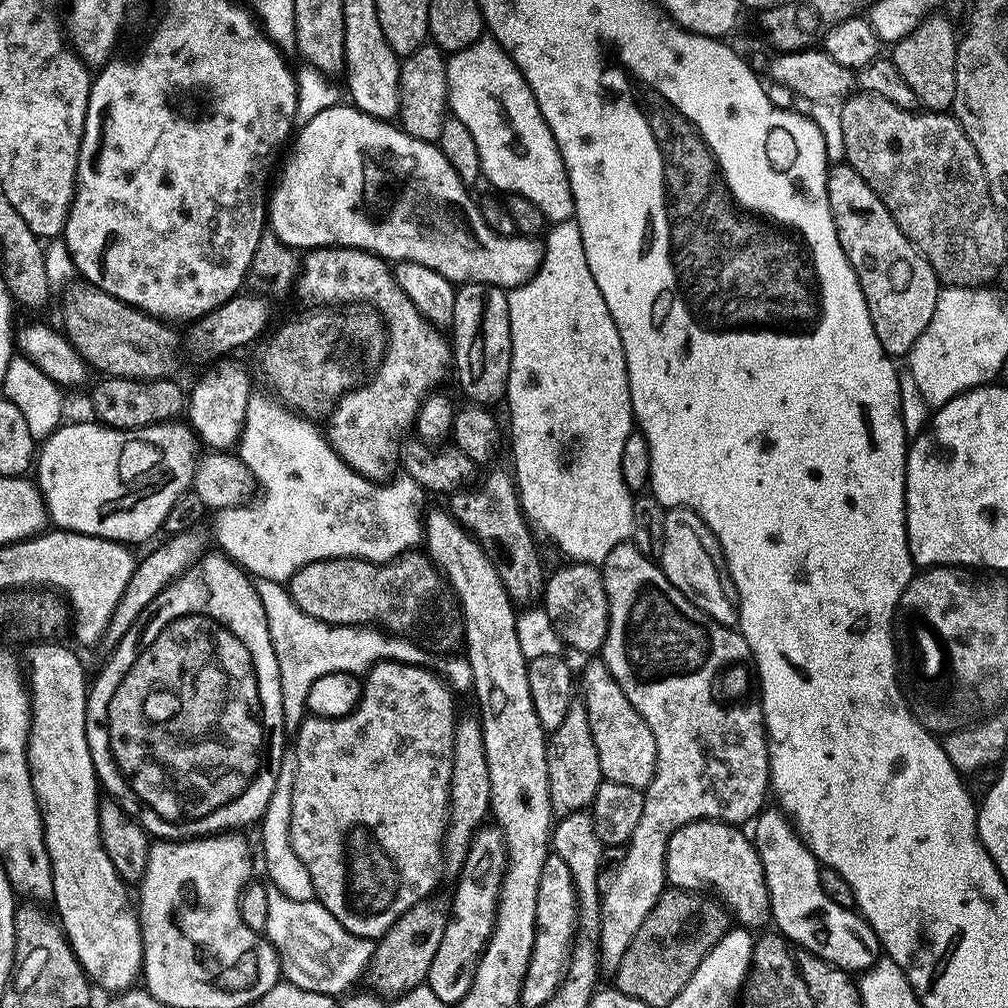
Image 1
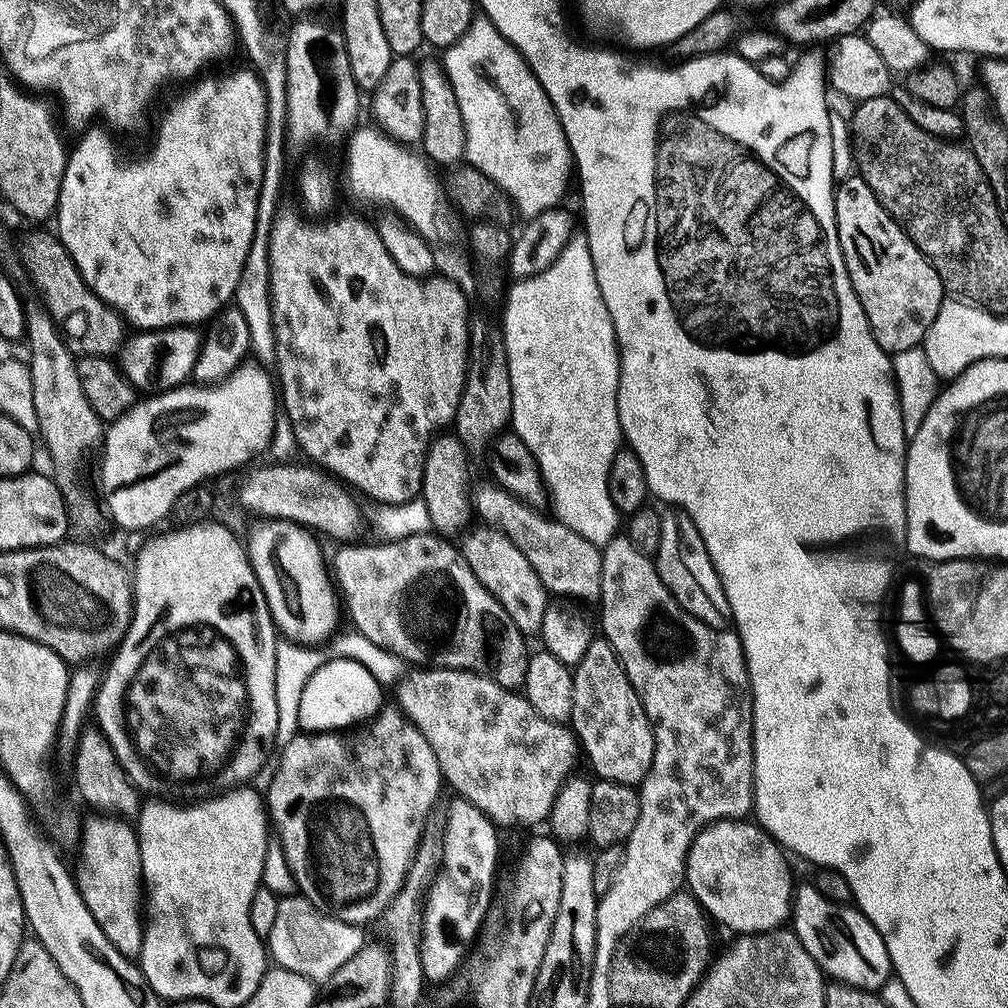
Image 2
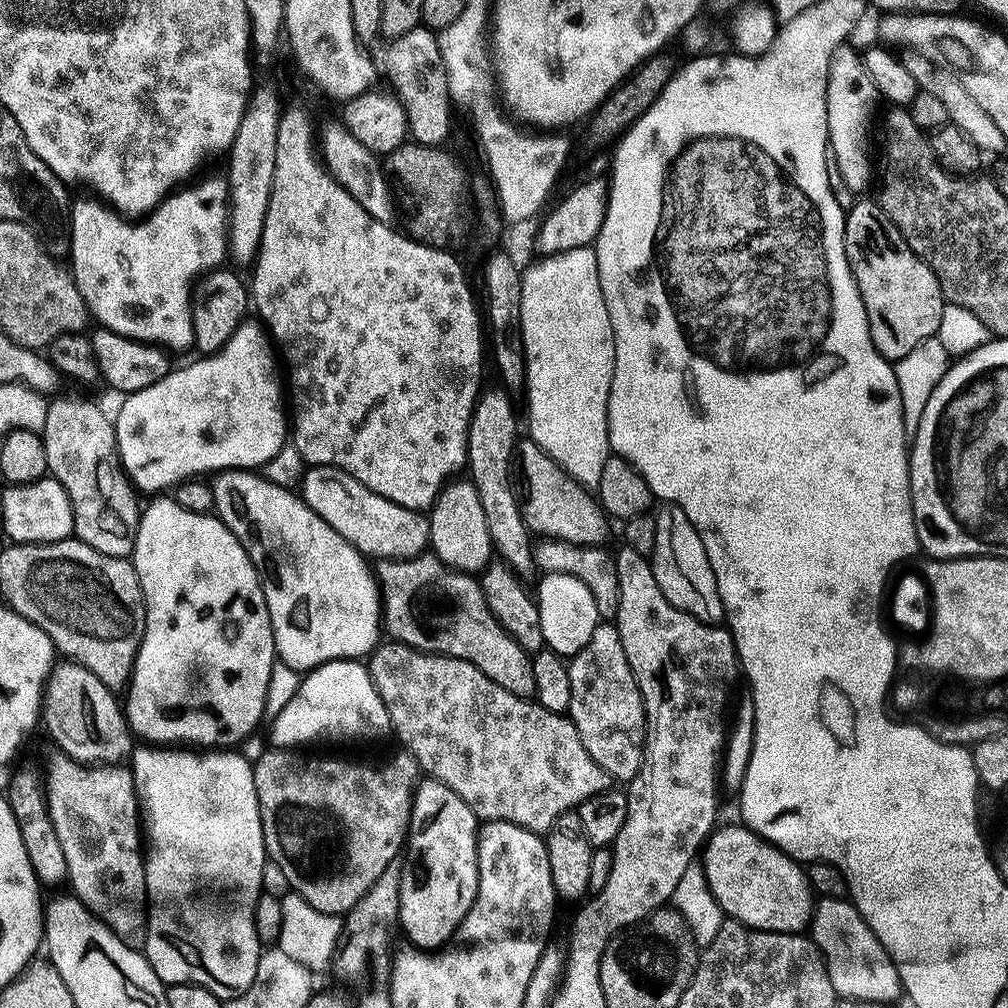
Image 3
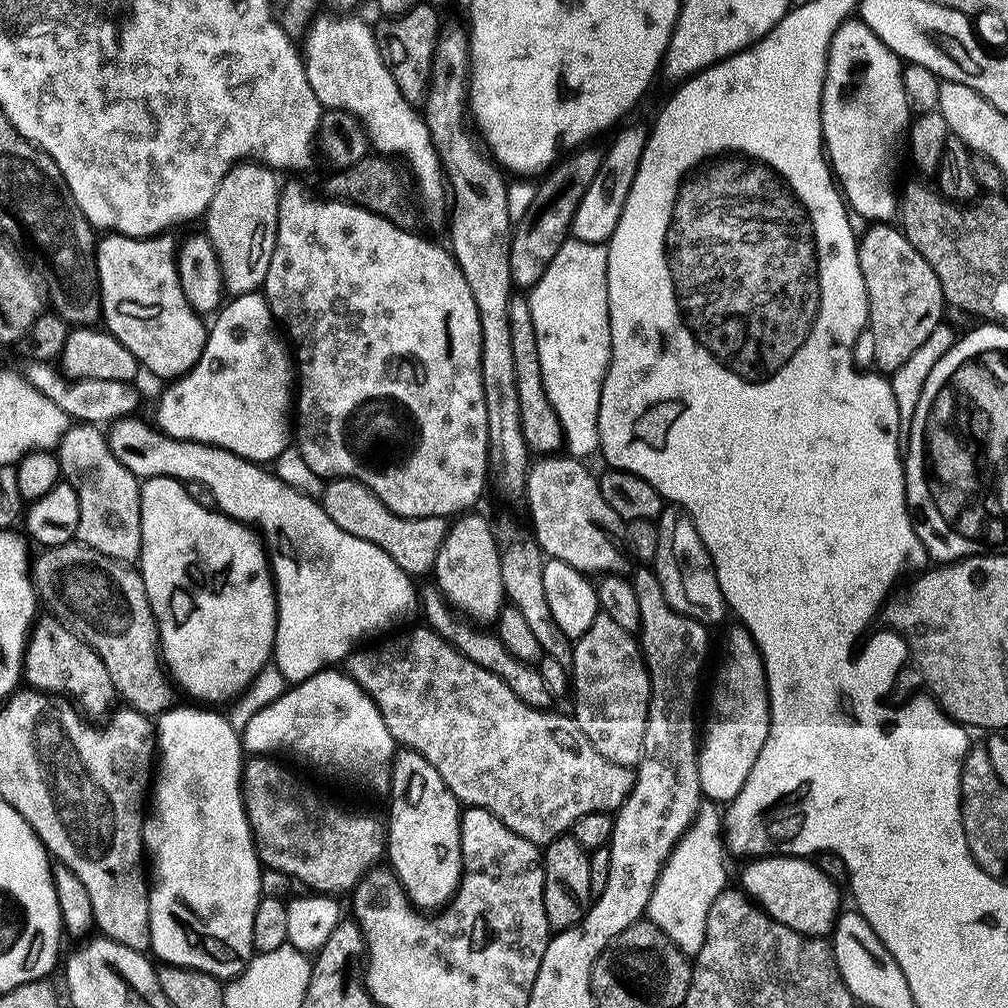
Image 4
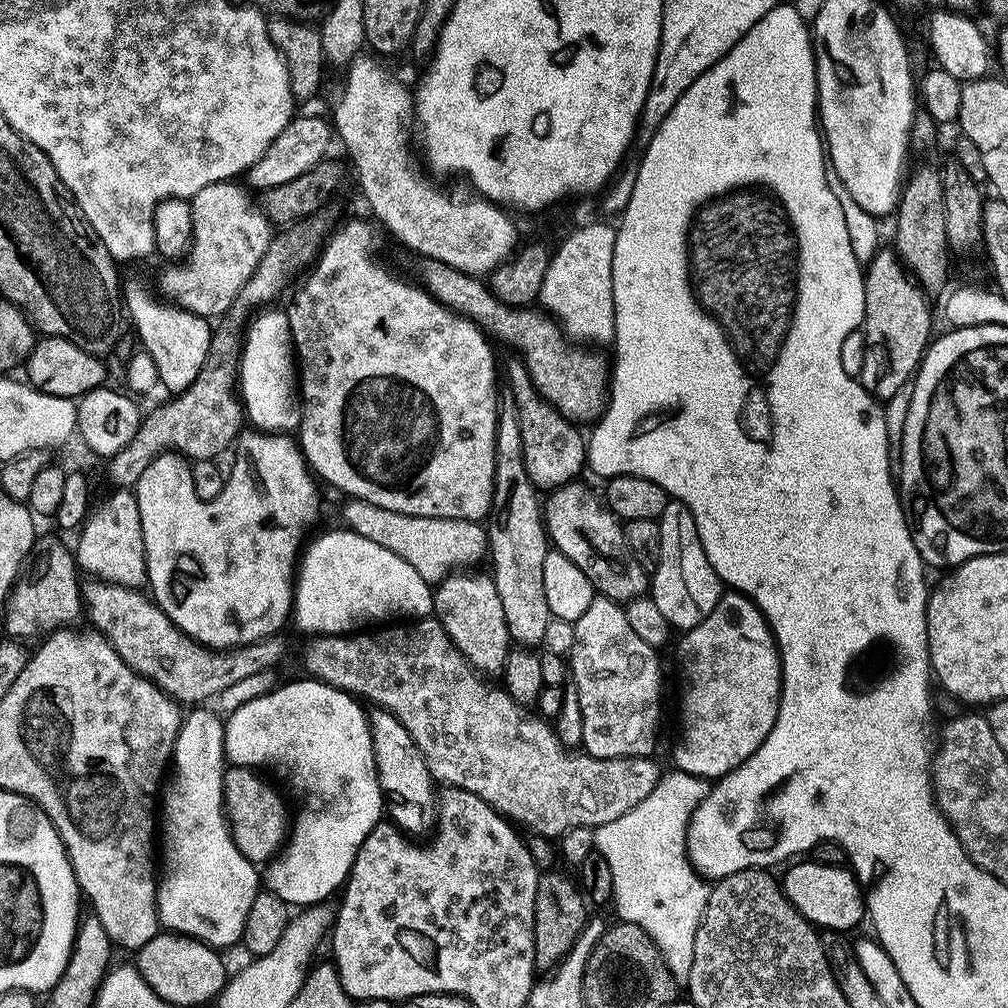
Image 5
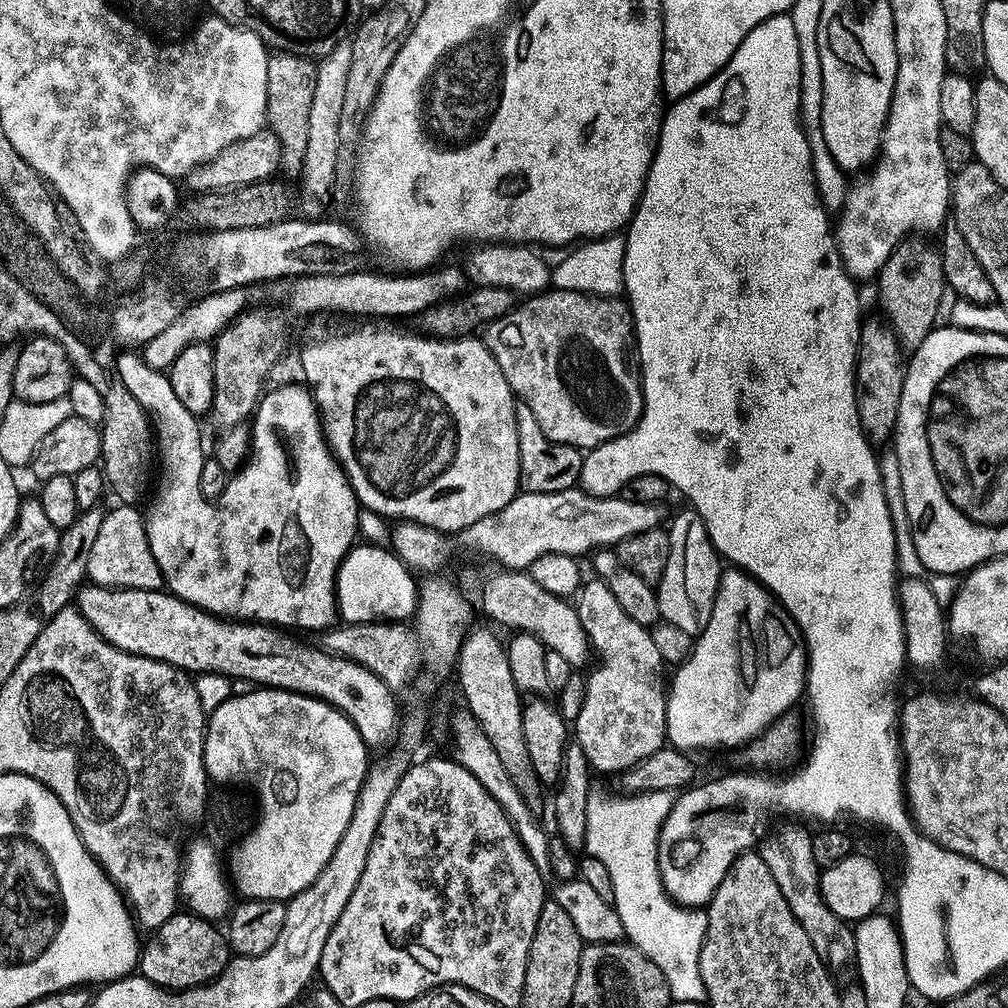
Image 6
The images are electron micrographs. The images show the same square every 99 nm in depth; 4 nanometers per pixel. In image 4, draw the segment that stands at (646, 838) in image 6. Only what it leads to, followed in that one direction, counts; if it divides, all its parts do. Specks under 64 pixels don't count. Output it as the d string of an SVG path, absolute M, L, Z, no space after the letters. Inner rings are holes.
M706 800L700 806L697 821L664 865L646 913L647 919L657 924L689 958L694 958L701 952L705 944L710 910L727 889L724 856L726 857L724 816L717 803Z

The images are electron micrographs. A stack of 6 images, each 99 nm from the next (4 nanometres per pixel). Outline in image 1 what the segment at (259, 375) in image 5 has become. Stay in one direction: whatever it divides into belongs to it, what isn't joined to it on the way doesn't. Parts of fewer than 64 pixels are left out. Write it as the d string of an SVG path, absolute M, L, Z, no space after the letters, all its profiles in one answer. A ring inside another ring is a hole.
M99 422L91 423L72 425L69 423L67 426L62 426L52 437L43 441L42 447L39 449L38 459L34 465L34 476L38 481L40 493L44 496L44 504L48 507L51 523L57 529L77 532L80 535L97 536L100 539L116 541L127 546L144 544L147 540L152 540L156 535L161 535L164 532L164 523L170 510L174 510L174 502L178 502L178 498L182 498L182 494L186 494L193 487L198 465L198 455L196 456L198 437L192 428L184 422L155 424L137 432L119 432L117 428L105 428Z

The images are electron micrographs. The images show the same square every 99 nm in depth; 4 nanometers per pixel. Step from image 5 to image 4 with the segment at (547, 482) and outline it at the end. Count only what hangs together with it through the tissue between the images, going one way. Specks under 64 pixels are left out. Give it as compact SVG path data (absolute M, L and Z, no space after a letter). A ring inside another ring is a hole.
M513 295L509 302L511 345L514 346L515 377L520 400L521 425L531 453L536 456L557 455L565 445L561 420L546 397L546 382L542 382L542 362L538 354L538 334L534 330L532 305L523 295Z

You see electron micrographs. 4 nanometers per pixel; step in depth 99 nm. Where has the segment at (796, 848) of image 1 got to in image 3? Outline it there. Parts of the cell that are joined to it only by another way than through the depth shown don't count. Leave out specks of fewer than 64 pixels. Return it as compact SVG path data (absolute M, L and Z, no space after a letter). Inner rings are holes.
M821 899L813 911L810 934L827 962L828 973L834 983L837 997L844 1000L870 1001L872 1005L878 1006L890 1004L900 996L903 997L904 991L899 968L854 904L843 899Z

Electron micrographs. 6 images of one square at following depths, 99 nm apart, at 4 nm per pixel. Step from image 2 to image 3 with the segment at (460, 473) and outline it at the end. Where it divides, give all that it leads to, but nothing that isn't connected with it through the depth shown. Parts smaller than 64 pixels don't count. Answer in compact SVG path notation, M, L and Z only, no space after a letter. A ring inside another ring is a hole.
M456 480L440 493L431 509L430 548L442 563L468 575L479 575L493 563L495 548L478 490L470 480Z

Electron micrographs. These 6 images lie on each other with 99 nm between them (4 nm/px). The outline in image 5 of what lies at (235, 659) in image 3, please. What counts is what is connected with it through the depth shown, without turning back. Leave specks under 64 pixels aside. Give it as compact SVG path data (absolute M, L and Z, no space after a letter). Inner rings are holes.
M248 430L241 435L238 441L238 449L240 448L240 453L236 456L236 469L233 472L230 472L230 475L227 477L224 494L215 500L207 504L202 502L198 498L198 494L194 490L194 478L192 477L192 464L189 463L183 455L180 454L160 454L153 459L151 466L149 466L146 471L142 474L142 478L137 482L134 489L134 495L138 506L140 507L140 517L142 518L142 534L144 535L144 558L148 565L148 582L147 587L152 588L151 595L154 597L154 602L163 610L164 613L170 618L170 622L174 625L180 632L184 633L185 636L188 636L189 639L196 641L197 644L203 644L205 648L211 648L213 650L231 650L234 648L245 648L251 644L257 644L263 640L268 640L272 636L279 636L285 630L284 627L287 624L290 624L290 621L293 619L293 605L296 599L296 586L297 586L297 573L298 573L298 561L302 556L302 549L305 547L306 539L304 540L304 535L308 532L308 527L311 524L316 524L320 520L320 504L322 505L322 492L319 488L316 489L316 484L318 485L317 477L314 475L311 468L308 466L308 461L304 458L304 453L297 441L293 439L291 435L288 434L265 434L259 430Z

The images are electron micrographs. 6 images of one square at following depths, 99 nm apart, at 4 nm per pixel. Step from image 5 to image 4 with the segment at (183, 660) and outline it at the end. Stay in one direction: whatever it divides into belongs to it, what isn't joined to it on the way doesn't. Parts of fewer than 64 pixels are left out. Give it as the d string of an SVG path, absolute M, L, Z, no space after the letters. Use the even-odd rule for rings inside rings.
M81 544L54 548L31 565L32 582L41 605L71 628L102 658L116 687L117 697L127 707L149 718L159 718L173 707L173 685L166 675L160 651L160 628L144 585L135 567L106 559Z

